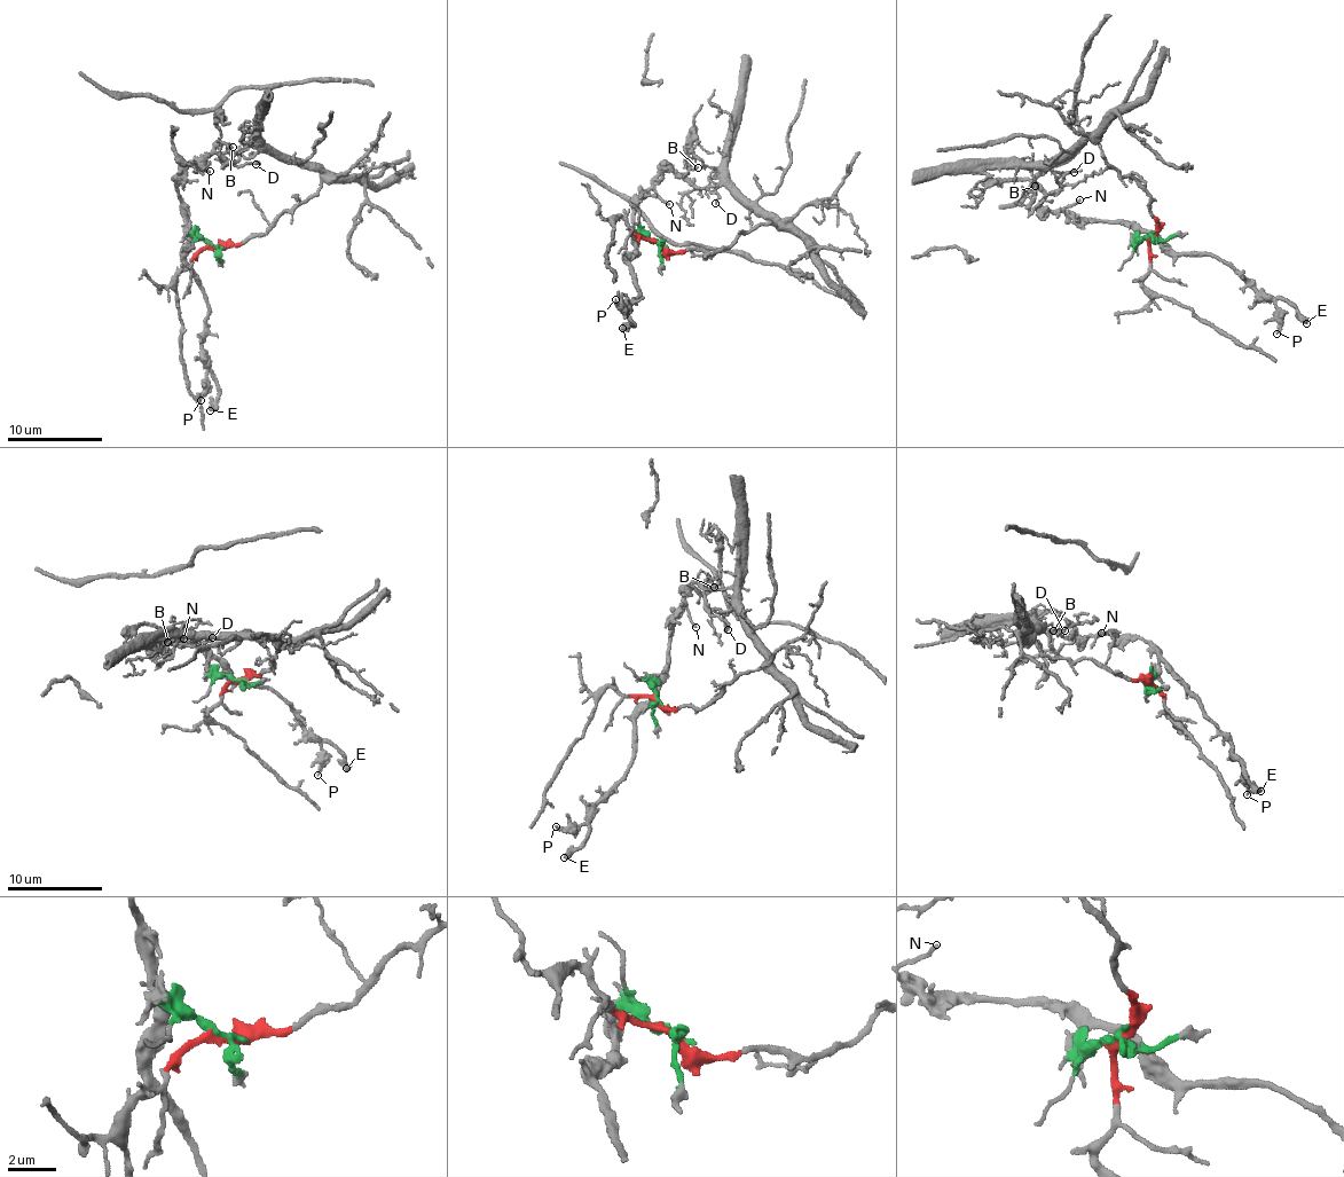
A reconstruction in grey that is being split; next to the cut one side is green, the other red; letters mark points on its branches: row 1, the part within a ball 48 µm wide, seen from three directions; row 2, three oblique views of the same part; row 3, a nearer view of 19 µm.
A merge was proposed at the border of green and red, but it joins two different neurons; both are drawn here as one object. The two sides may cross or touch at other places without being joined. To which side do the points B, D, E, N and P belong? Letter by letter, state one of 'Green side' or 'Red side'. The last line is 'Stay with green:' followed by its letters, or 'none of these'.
B: Red side
D: Green side
E: Green side
N: Green side
P: Green side
Stay with green: D, E, N, P

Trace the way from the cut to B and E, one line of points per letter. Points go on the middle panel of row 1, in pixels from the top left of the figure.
B: (658, 245), (668, 251), (714, 251), (755, 227), (775, 226), (776, 220), (718, 170), (692, 159), (697, 167)
E: (658, 243), (637, 235), (635, 259), (627, 263), (639, 296), (627, 306), (633, 326), (621, 328)

